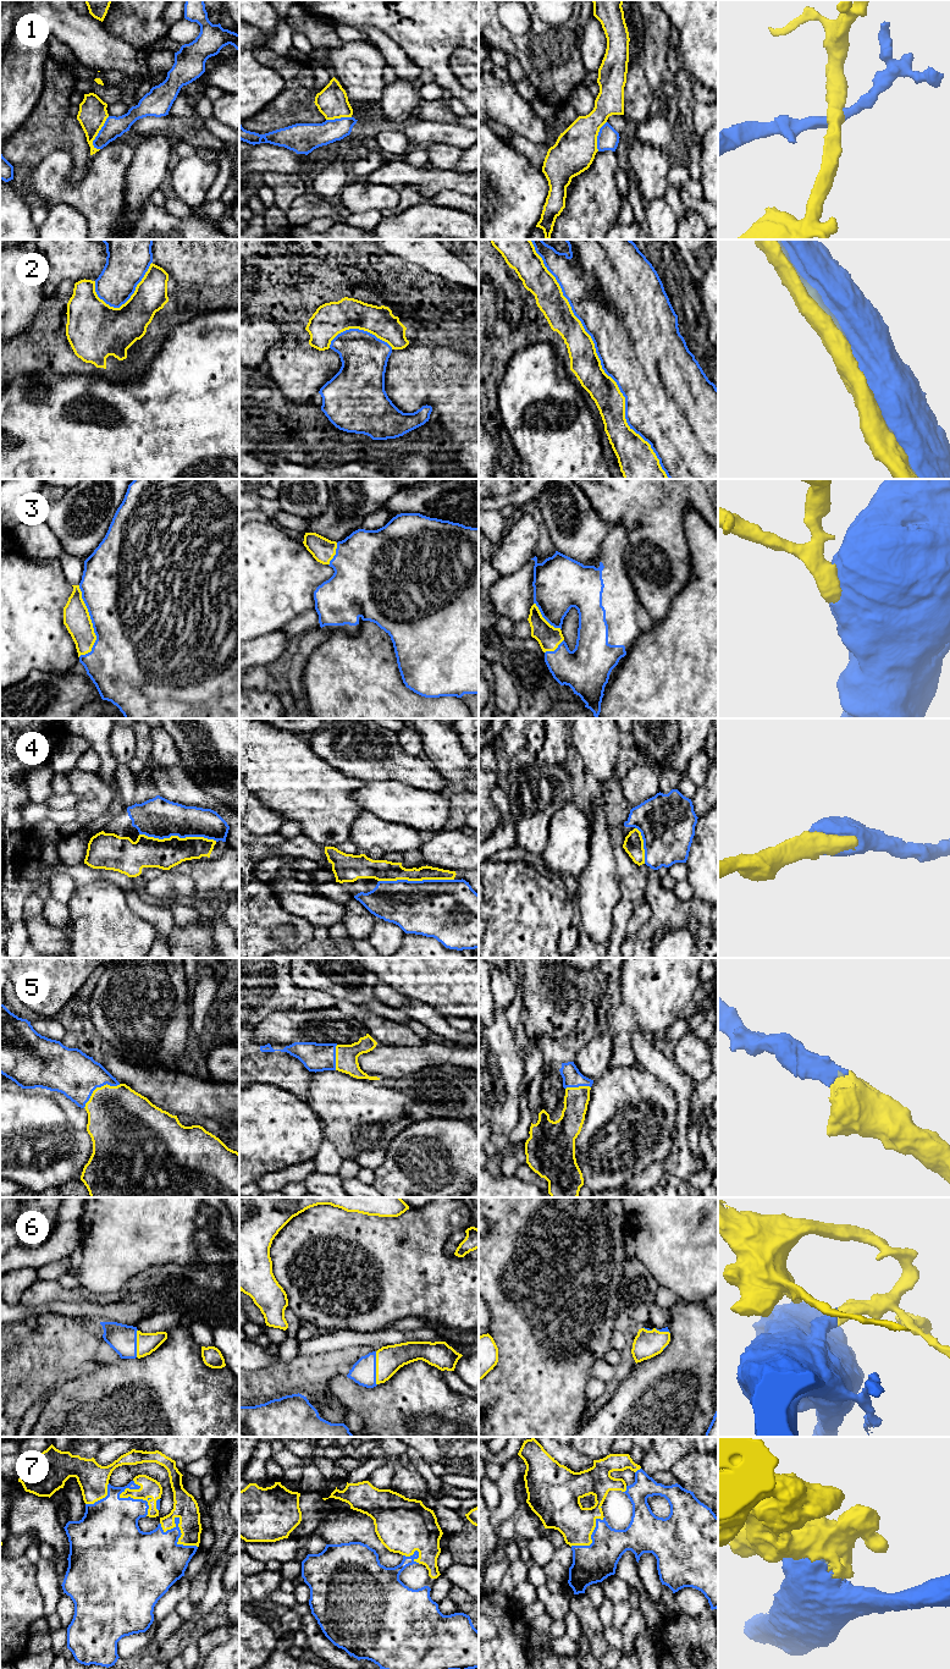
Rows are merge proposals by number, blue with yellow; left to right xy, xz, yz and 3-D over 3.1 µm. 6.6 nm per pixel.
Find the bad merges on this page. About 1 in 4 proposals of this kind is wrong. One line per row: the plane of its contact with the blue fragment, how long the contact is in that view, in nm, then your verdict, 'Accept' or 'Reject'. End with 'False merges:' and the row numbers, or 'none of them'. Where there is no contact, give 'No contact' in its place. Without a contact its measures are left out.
1: Touches blue in xy. Shared border 240 nm. Reject
2: Touches blue in yz. Shared border 1800 nm. Accept
3: Touches blue in xy. Shared border 480 nm. Accept
4: Touches blue in xy. Shared border 500 nm. Accept
5: Touches blue in xy. Shared border 300 nm. Accept
6: Touches blue in xz. Shared border 220 nm. Accept
7: Touches blue in xy. Shared border 260 nm. Accept
False merges: 1

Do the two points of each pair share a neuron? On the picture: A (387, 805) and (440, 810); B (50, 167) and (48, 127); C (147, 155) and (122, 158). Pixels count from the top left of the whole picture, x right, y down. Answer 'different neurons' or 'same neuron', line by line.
A: same neuron
B: different neurons
C: different neurons

